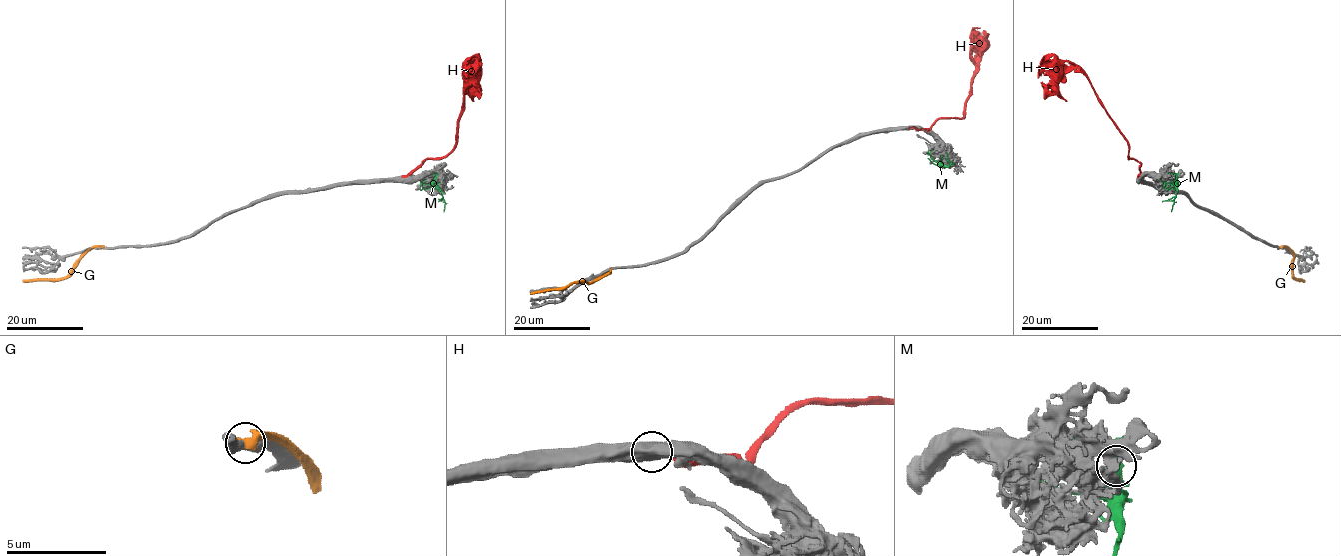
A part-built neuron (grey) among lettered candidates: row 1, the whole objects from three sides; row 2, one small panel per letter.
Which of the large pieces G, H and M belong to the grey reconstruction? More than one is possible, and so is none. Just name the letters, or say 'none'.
H

